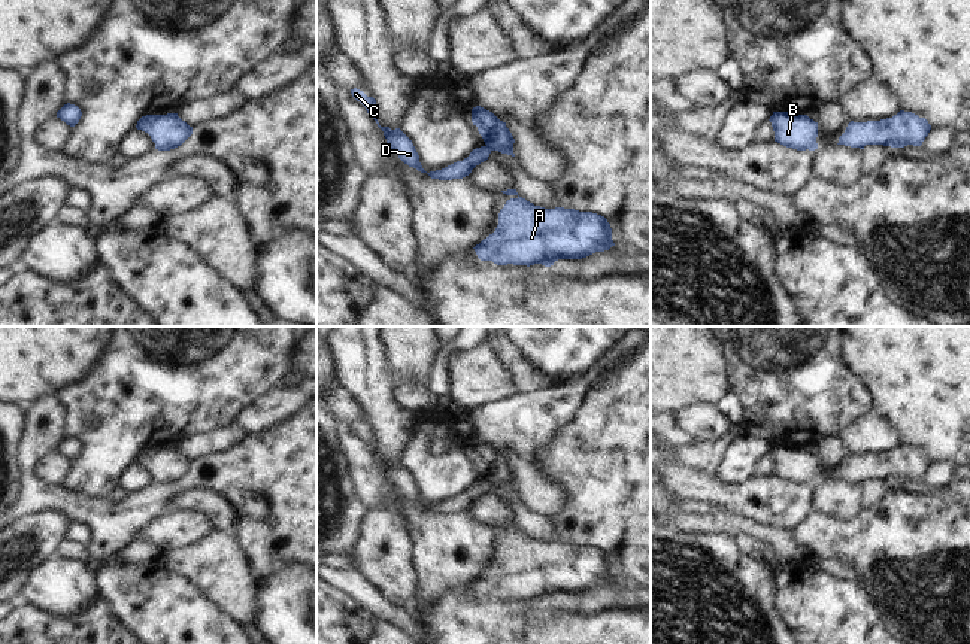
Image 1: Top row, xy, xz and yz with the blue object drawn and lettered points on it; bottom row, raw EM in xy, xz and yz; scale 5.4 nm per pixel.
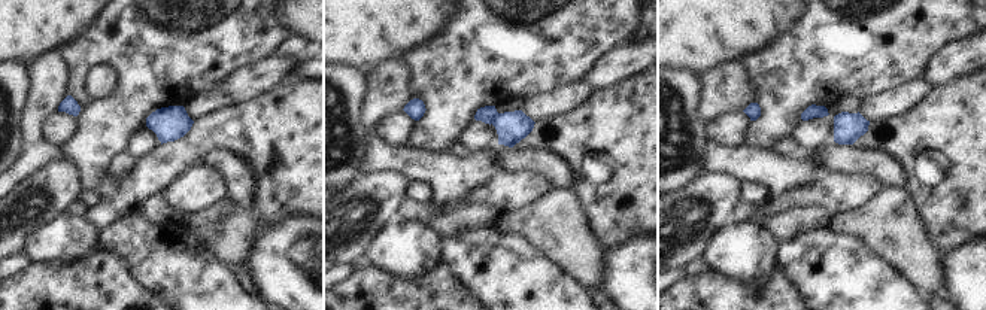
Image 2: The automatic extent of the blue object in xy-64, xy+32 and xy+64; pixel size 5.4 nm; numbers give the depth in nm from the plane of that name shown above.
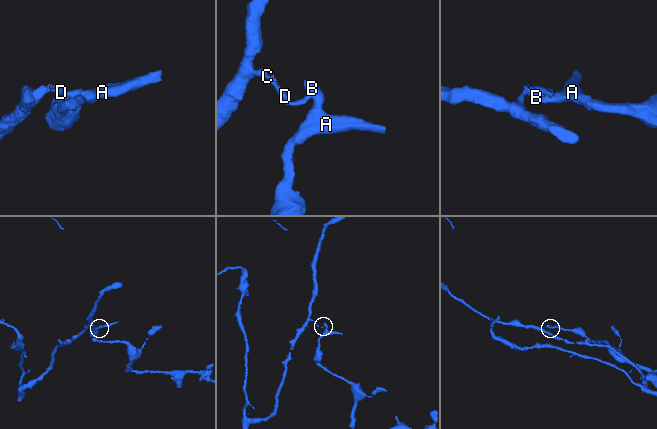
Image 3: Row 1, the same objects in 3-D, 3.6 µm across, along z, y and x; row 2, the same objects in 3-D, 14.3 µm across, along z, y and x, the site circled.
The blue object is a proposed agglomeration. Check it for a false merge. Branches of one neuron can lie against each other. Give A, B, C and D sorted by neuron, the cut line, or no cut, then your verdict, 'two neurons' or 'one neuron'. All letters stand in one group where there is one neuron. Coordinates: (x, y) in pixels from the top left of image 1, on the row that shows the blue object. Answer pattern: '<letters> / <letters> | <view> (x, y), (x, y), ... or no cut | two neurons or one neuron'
A B / C D | xy (157, 115), (146, 131) | two neurons

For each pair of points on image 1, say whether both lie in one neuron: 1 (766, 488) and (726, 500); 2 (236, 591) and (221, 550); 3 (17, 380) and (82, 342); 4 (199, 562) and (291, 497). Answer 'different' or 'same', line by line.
1: same
2: same
3: same
4: different

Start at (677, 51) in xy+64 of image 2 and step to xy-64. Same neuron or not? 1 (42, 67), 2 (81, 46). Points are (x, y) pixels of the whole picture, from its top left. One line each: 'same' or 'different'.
1: different
2: different

